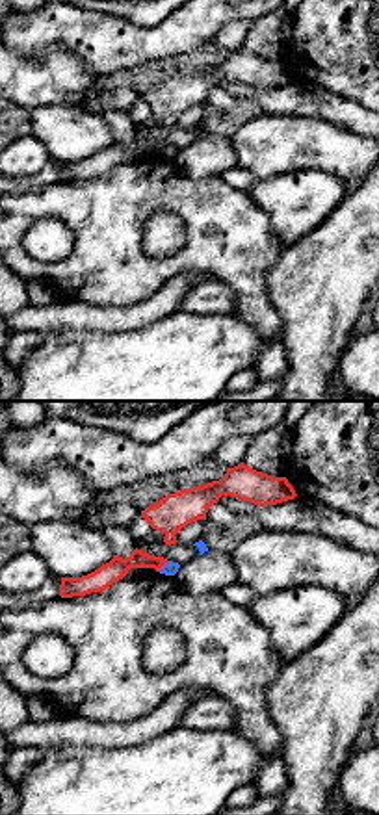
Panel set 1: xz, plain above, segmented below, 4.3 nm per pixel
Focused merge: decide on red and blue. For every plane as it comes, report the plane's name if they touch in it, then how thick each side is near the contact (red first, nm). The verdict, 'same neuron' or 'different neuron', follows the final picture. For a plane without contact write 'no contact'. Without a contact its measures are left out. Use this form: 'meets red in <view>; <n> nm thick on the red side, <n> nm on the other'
meets red in xz; 90 nm thick on the red side, 60 nm on the other

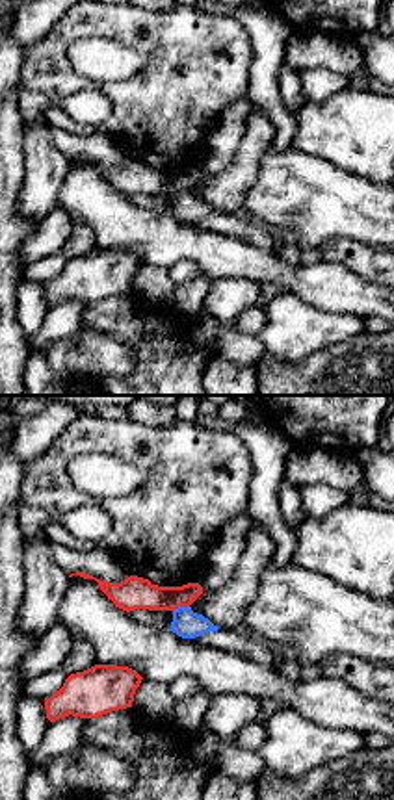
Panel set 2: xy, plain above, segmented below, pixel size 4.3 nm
meets red in xy; 140 nm thick on the red side, 120 nm on the other

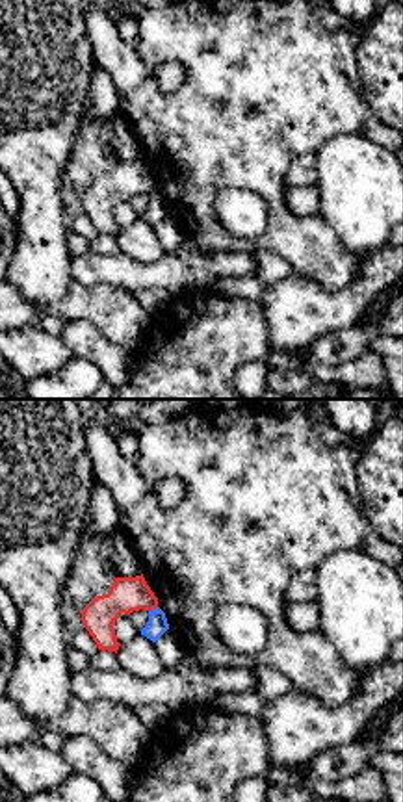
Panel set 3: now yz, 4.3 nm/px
meets red in yz; 150 nm thick on the red side, 90 nm on the other

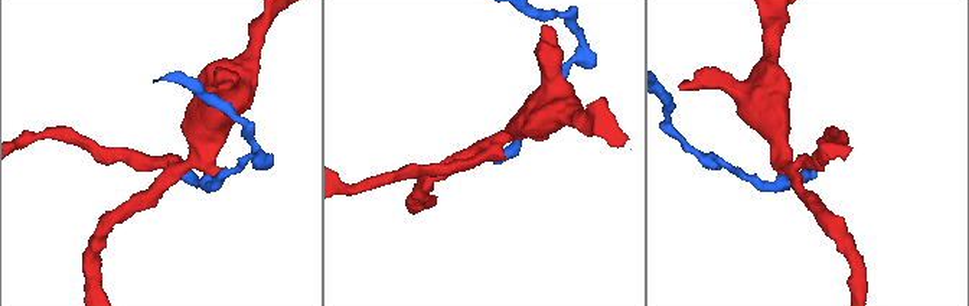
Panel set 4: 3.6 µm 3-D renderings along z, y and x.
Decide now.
different neuron

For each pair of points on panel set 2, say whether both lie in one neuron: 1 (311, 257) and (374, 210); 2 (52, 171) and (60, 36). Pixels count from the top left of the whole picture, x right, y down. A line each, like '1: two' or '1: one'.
1: two
2: two

